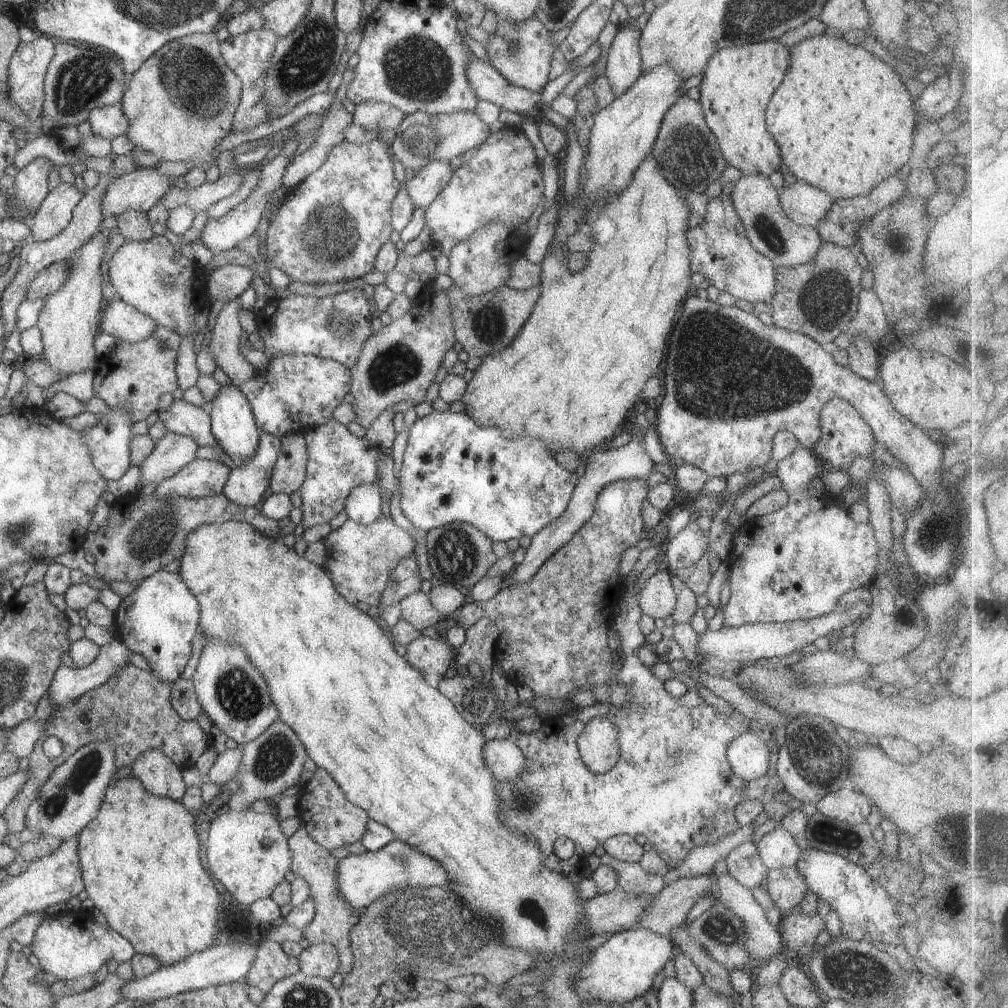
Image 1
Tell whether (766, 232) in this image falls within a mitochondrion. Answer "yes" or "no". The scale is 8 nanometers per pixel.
yes

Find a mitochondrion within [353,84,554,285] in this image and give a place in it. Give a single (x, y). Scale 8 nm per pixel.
(411, 131)

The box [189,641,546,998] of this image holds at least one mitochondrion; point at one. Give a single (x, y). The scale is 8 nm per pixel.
(434, 924)

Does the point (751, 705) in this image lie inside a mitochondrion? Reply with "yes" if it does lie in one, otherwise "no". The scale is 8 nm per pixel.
no

